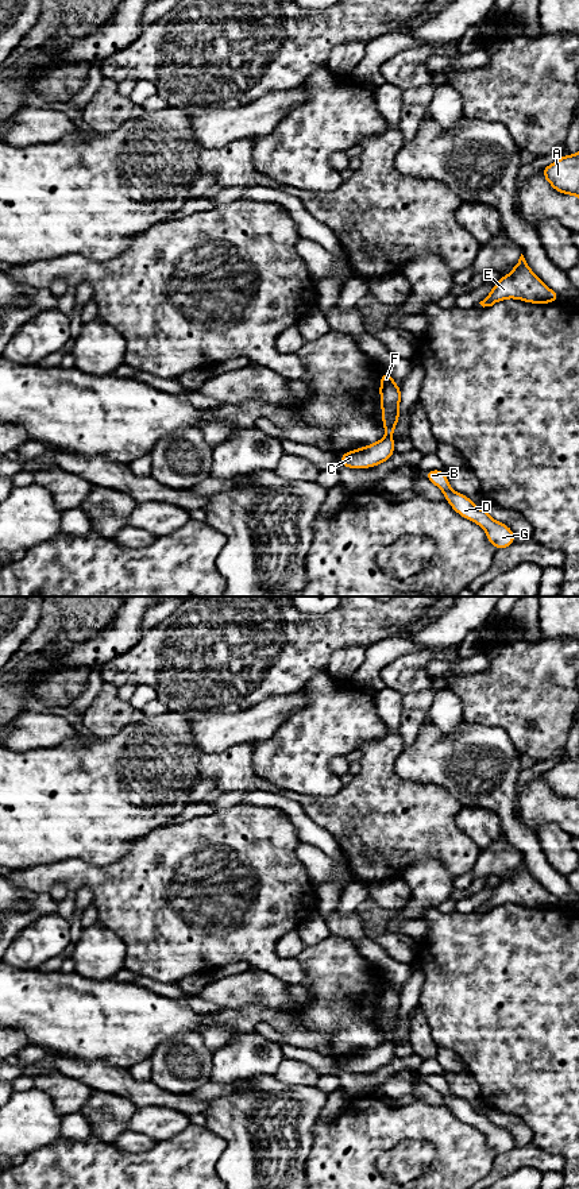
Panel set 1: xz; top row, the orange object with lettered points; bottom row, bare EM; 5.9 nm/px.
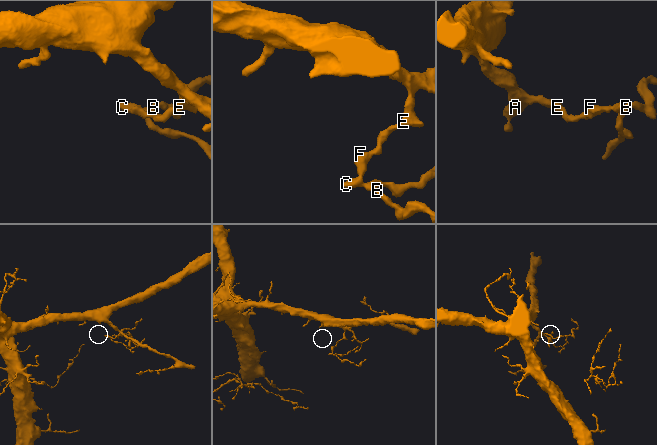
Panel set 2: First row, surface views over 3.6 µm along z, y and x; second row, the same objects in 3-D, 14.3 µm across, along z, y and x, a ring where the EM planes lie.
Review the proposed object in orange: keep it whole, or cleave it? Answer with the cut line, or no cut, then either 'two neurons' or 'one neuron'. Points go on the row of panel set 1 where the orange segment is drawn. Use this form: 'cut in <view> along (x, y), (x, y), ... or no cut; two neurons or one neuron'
cut in xz along (386, 435), (390, 436); two neurons

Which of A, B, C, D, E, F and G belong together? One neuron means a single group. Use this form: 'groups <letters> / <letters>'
groups A E F / B C D G

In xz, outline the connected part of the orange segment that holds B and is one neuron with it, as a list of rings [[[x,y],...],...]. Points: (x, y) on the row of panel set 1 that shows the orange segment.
[[[443,470],[426,471],[424,476],[443,491],[445,501],[459,516],[482,526],[489,543],[497,549],[507,548],[516,543],[514,532],[507,525],[493,520],[487,510],[476,507],[470,497],[453,491]]]

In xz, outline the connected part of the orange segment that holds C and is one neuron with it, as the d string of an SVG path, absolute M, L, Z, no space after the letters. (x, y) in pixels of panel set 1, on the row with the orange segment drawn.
M385 436L379 441L340 455L340 464L347 468L371 468L394 455L394 439Z

